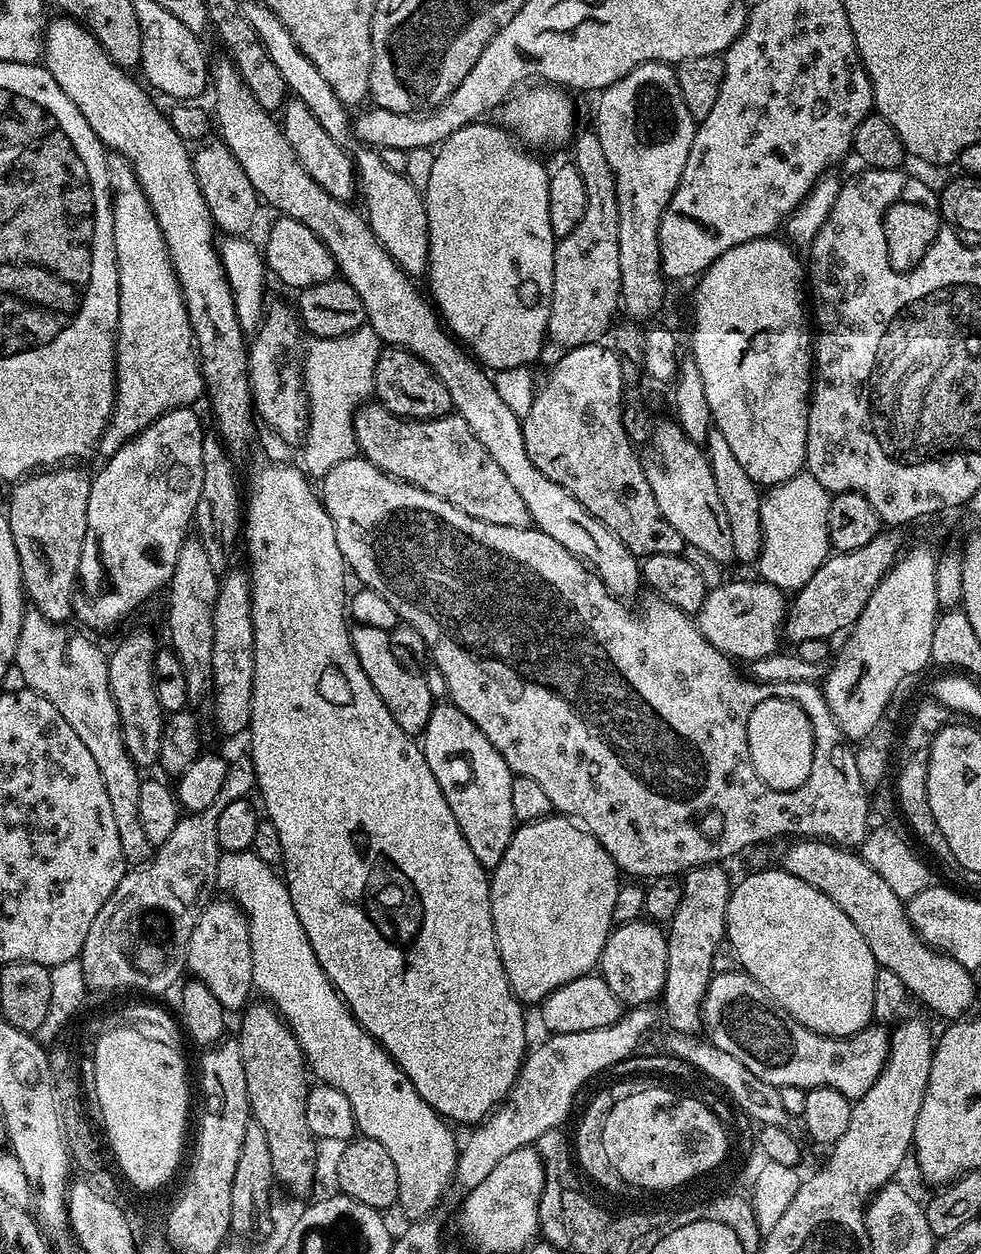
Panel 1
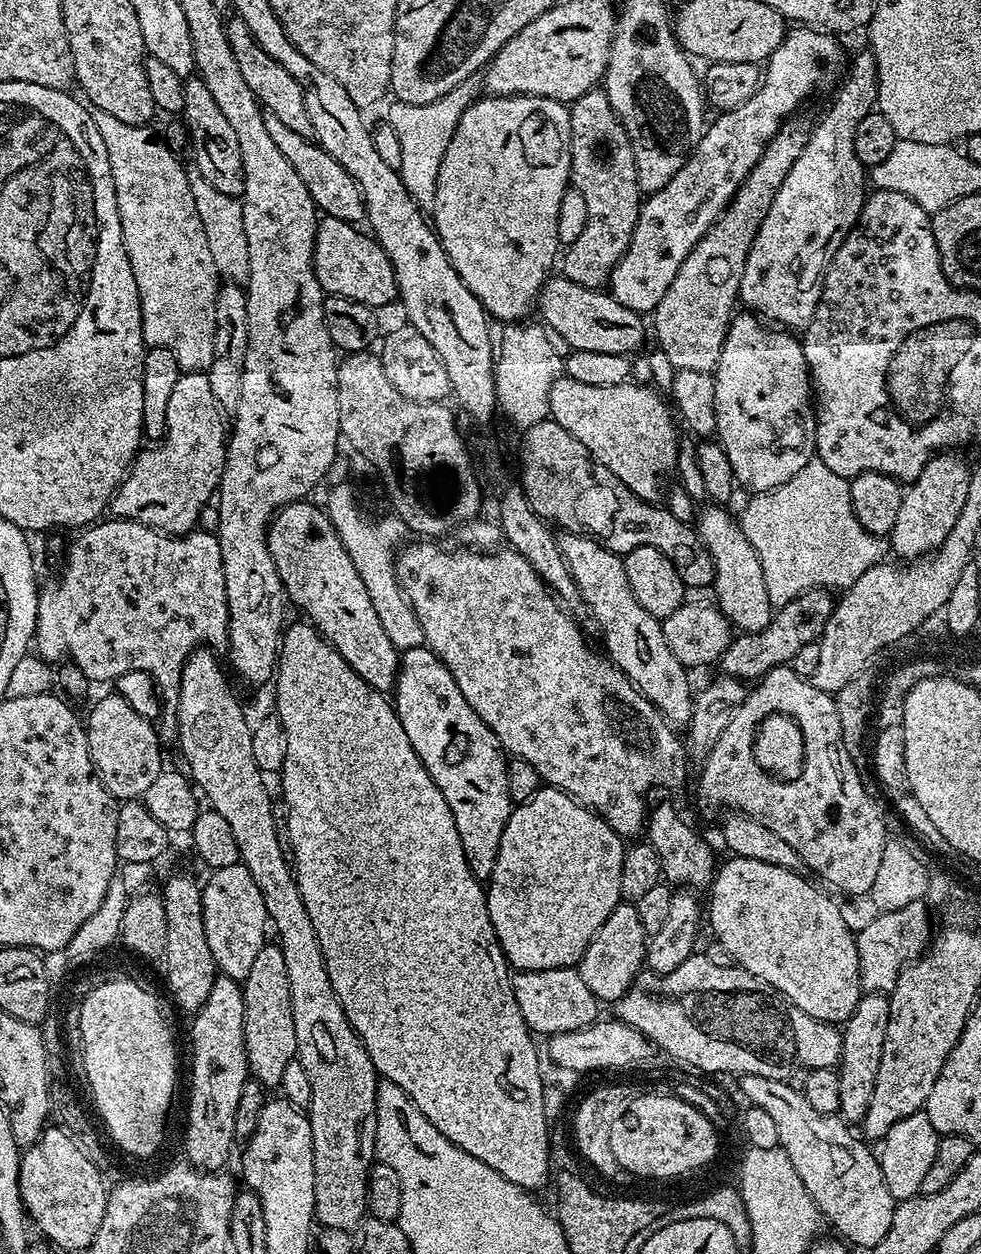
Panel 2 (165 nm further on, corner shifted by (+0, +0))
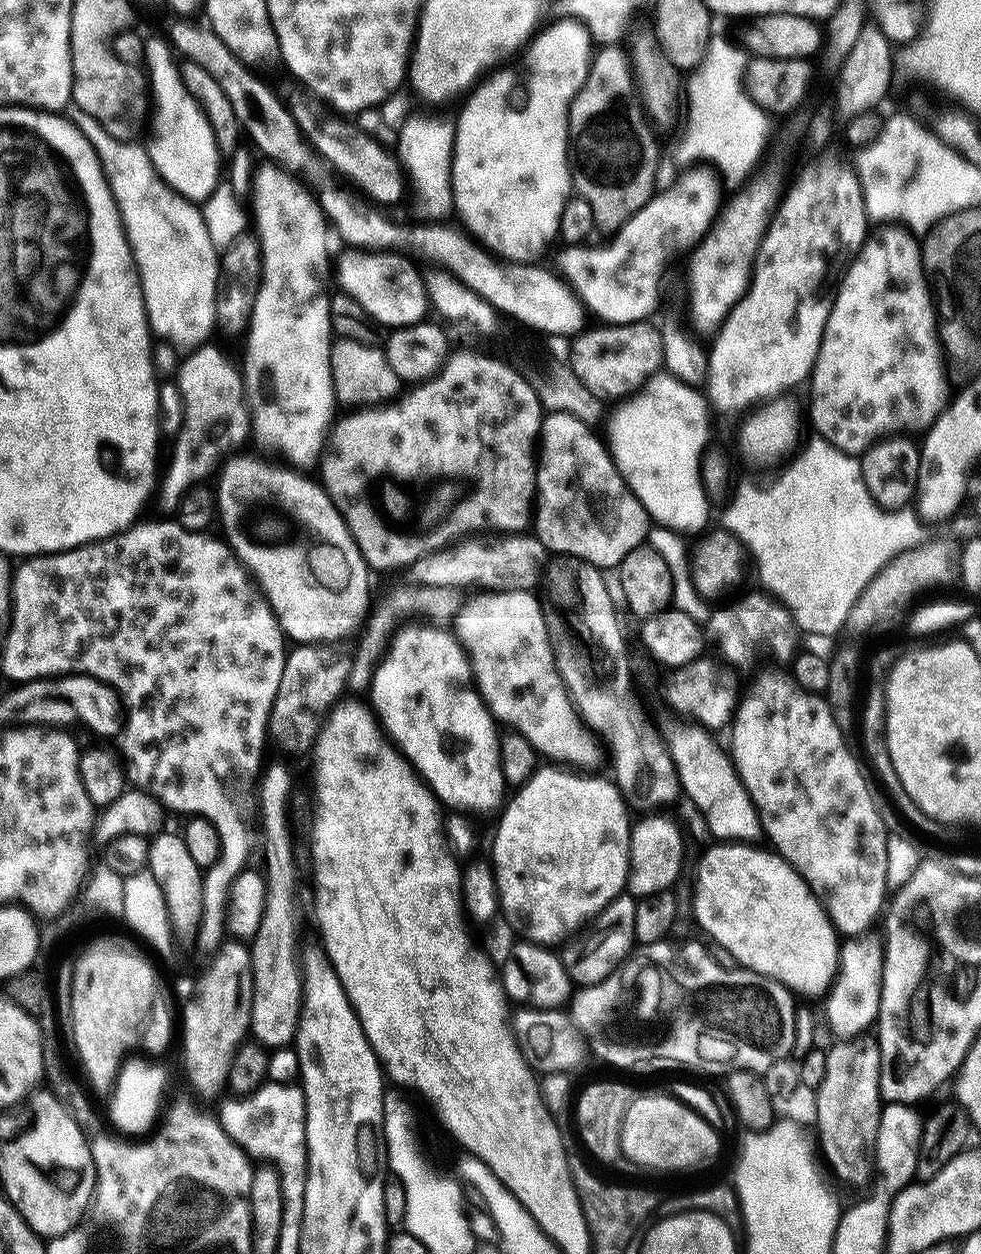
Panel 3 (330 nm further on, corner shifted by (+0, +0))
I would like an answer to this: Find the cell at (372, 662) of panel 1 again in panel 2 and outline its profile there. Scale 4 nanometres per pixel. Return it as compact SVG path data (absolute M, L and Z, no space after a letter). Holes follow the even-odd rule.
M297 502L280 509L268 526L268 550L270 558L280 575L280 585L284 588L287 603L305 612L307 623L311 624L338 654L344 656L344 661L360 673L368 685L377 688L379 692L387 693L393 687L397 671L400 667L400 656L383 632L378 615L374 612L370 597L366 592L365 583L358 576L350 555L343 548L338 534L335 532L325 509Z

